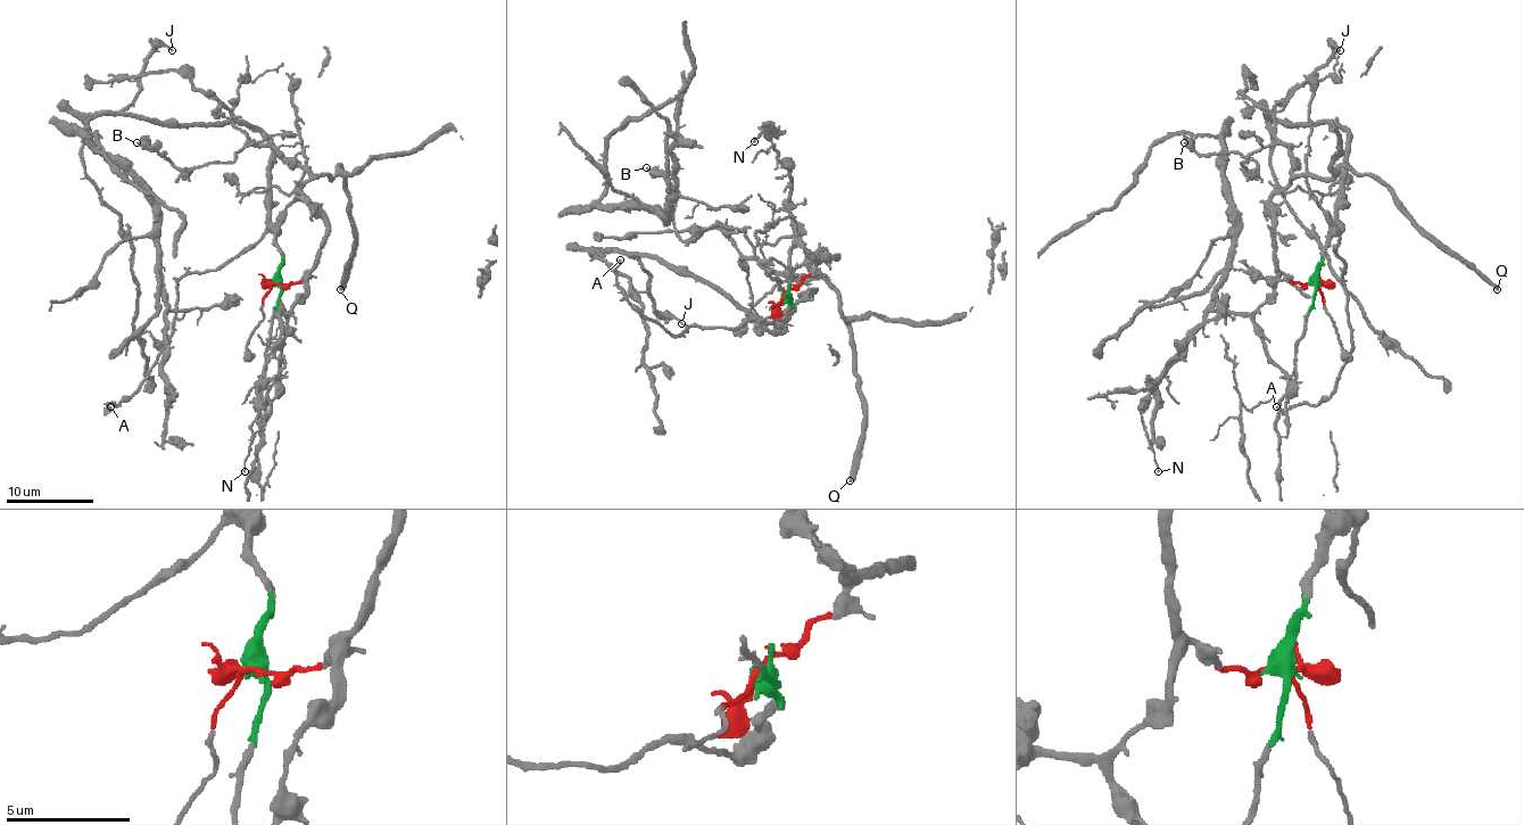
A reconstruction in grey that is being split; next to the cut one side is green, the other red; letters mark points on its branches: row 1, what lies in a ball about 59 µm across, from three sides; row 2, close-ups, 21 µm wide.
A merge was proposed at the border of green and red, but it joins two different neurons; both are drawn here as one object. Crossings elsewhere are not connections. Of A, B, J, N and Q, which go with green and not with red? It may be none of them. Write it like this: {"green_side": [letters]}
{"green_side": ["A", "J"]}

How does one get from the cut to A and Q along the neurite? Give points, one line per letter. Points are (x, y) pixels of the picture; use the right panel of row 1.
A: (1310, 283), (1322, 250), (1339, 231), (1352, 343), (1336, 389), (1317, 404), (1275, 406)
Q: (1310, 283), (1293, 283), (1275, 264), (1272, 198), (1295, 178), (1331, 178), (1341, 167), (1372, 173), (1497, 290)

